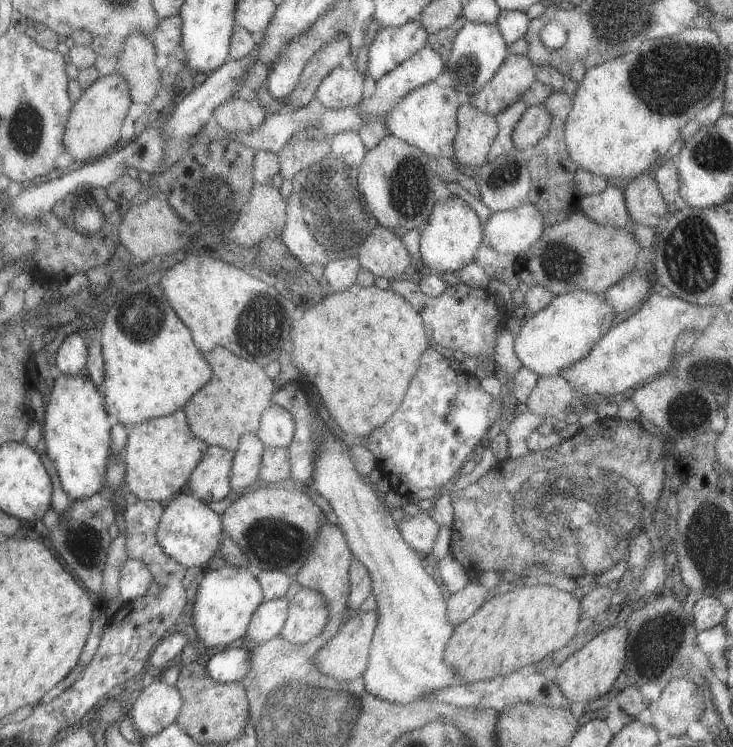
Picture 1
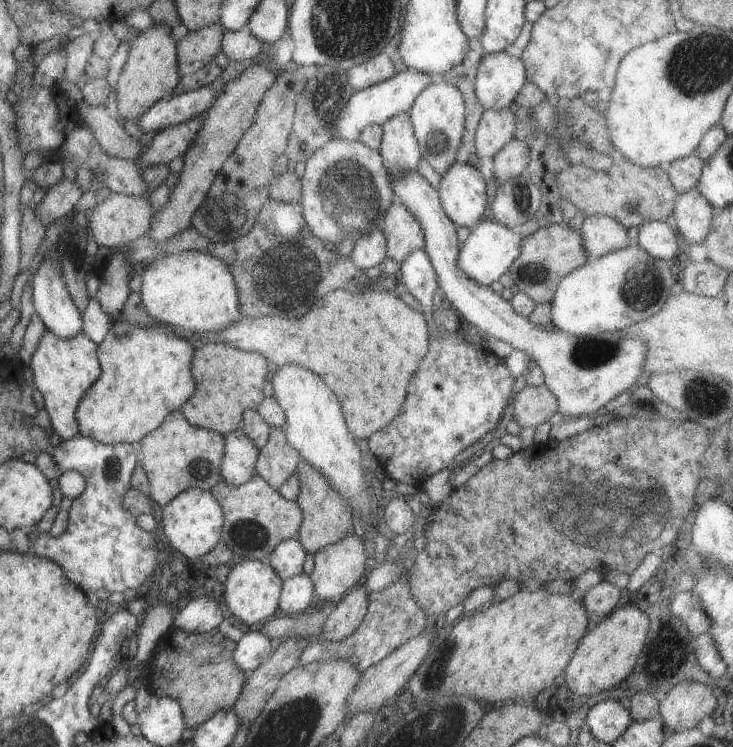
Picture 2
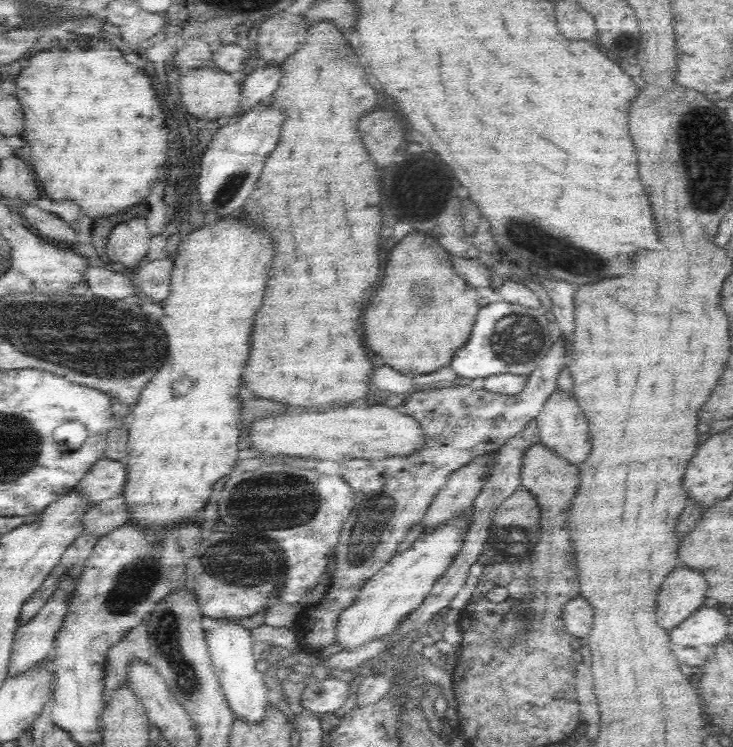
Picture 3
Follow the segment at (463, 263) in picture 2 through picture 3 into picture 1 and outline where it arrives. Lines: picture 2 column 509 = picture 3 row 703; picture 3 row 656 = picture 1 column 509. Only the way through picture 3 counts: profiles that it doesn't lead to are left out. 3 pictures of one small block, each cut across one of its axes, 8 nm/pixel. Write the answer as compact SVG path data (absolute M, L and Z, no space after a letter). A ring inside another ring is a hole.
M523 204L515 210L495 212L483 224L483 242L499 254L521 256L545 230L543 216L533 204Z

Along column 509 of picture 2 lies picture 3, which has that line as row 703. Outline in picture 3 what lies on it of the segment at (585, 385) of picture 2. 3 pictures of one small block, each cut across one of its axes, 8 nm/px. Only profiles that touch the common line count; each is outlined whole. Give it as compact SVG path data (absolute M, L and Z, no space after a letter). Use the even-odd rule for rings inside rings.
M320 678L314 680L304 692L302 692L304 704L314 714L328 714L344 706L344 702L350 698L350 682L336 680L336 678Z

